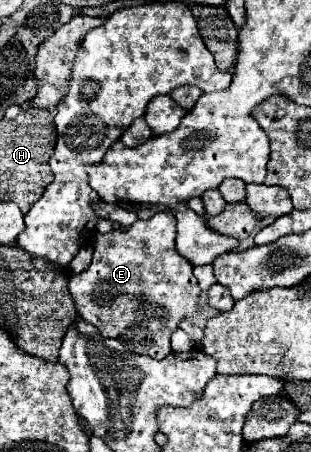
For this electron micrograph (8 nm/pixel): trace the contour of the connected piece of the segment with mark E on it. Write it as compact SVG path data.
M156 212L150 220L136 220L134 224L108 234L96 234L92 264L82 274L70 276L68 282L68 290L84 322L96 326L102 336L120 340L126 350L134 354L148 354L156 360L170 354L170 334L178 328L178 322L198 312L196 302L200 286L192 274L192 264L176 252L174 236L176 218L170 212Z

